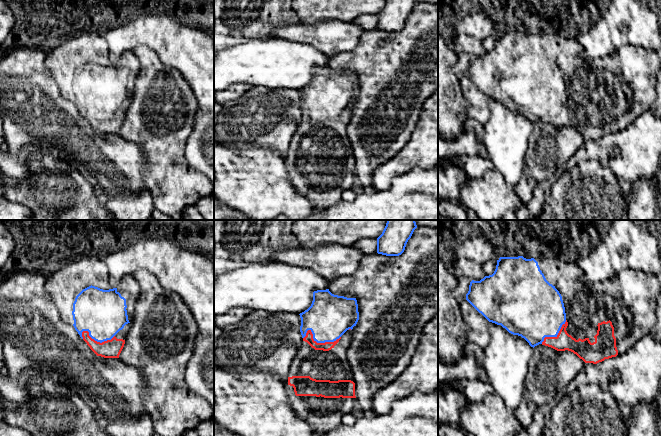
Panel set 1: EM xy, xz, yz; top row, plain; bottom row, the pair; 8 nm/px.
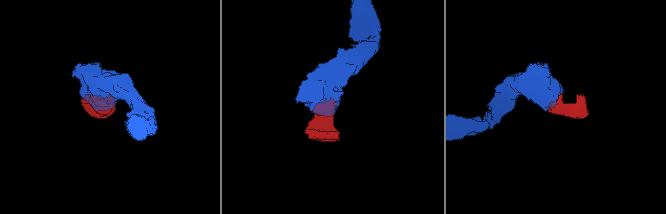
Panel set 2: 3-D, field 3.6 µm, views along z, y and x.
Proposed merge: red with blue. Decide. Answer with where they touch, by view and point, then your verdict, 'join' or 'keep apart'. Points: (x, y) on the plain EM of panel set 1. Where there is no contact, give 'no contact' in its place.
xz (318, 119) | join

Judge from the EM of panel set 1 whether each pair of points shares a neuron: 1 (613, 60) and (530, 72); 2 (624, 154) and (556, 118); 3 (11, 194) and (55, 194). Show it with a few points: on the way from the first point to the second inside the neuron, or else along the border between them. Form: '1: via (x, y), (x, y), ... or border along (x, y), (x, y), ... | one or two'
1: via (593, 77), (574, 79), (570, 75), (551, 75) | one
2: border along (619, 130), (596, 139), (585, 139) | two
3: via (22, 194), (44, 194) | one

